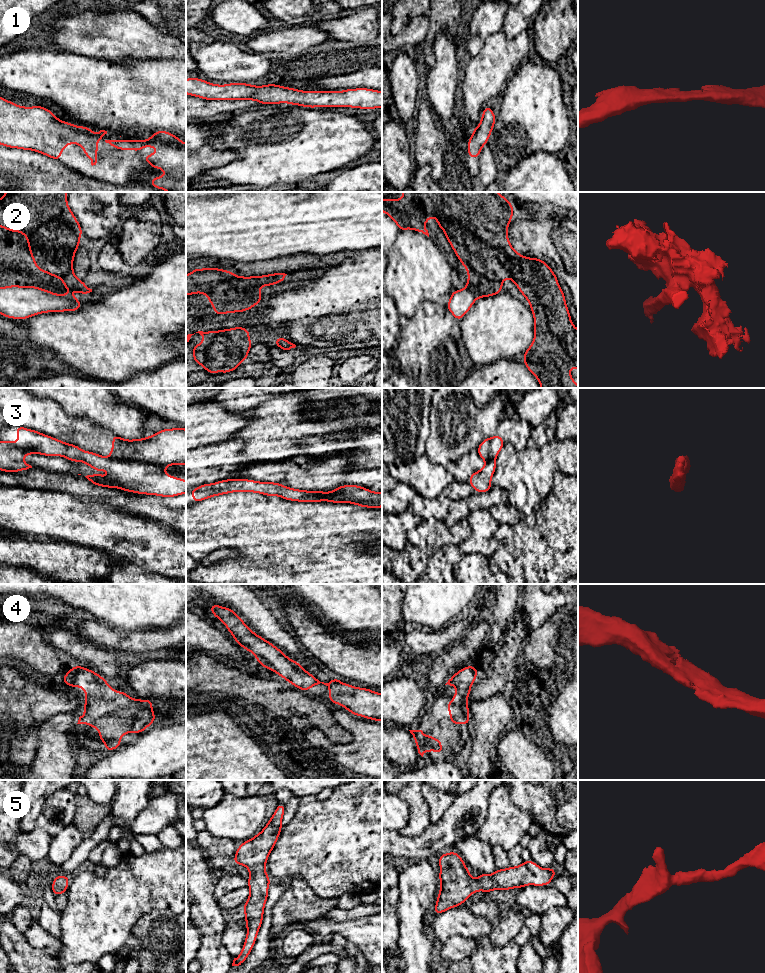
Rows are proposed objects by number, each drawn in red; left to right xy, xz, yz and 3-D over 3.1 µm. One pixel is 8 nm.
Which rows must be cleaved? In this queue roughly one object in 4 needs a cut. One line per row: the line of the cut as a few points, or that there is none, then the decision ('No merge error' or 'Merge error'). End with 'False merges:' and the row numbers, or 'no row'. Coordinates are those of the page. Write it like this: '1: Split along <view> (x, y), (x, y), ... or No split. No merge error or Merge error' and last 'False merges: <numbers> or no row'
1: No split. No merge error
2: Split along xz (234, 275), (198, 292). Merge error
3: Split along xy (110, 457), (144, 461), (164, 466). Merge error
4: No split. No merge error
5: No split. No merge error
False merges: 2, 3

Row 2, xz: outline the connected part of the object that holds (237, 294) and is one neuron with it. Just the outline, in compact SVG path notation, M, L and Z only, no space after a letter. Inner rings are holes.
M285 273L250 277L234 275L199 293L207 295L214 308L214 315L244 312L261 302L263 297L260 295L260 288L262 286L279 284L286 275Z

